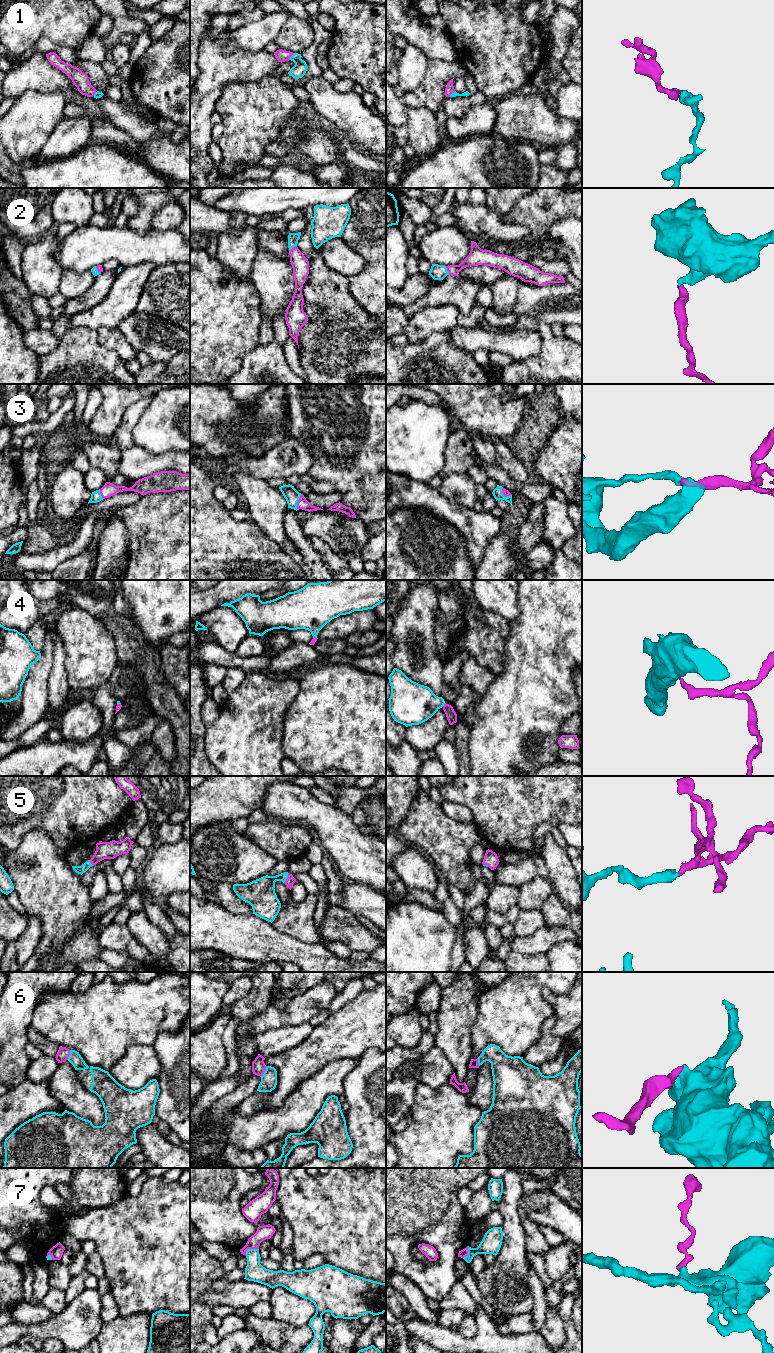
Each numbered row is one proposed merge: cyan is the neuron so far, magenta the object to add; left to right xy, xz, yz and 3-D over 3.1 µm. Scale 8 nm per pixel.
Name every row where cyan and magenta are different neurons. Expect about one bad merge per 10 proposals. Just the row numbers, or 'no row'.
no row

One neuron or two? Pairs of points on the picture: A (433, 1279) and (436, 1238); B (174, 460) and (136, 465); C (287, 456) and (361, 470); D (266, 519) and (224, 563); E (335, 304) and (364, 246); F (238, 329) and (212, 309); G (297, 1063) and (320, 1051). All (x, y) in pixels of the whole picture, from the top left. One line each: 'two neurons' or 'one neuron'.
A: one neuron
B: one neuron
C: two neurons
D: two neurons
E: two neurons
F: one neuron
G: one neuron

